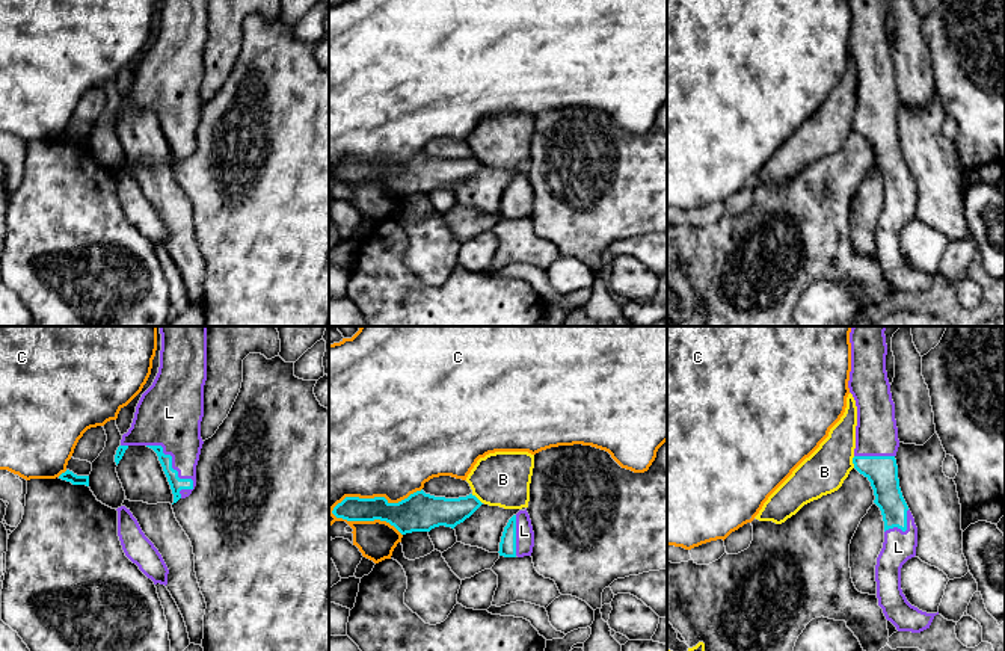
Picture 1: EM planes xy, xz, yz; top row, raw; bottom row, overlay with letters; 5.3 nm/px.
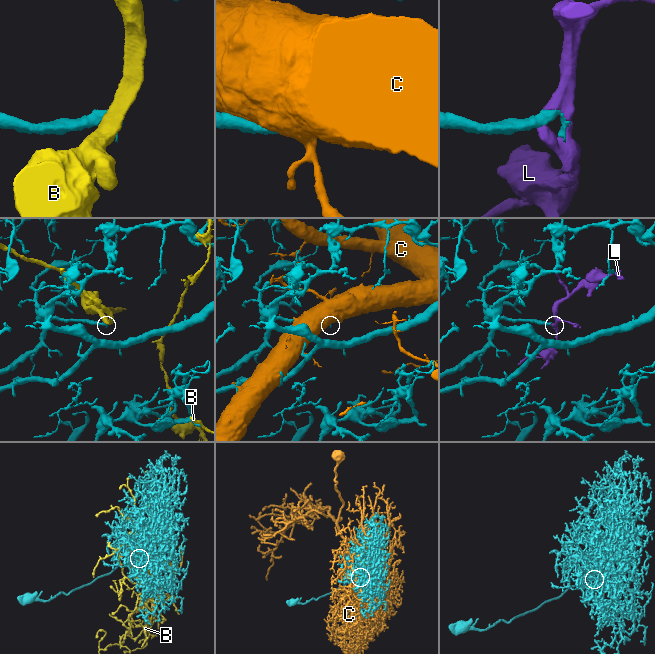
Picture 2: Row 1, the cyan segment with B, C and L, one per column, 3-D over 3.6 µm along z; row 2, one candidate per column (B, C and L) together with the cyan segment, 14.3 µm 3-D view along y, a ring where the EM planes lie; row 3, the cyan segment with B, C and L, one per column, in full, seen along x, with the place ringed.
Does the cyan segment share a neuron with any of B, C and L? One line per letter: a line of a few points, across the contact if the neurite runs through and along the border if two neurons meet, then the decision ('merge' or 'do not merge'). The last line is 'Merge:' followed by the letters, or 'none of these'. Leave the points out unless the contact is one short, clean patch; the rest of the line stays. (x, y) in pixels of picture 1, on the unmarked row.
B: do not merge
C: do not merge
L: merge
Merge: L

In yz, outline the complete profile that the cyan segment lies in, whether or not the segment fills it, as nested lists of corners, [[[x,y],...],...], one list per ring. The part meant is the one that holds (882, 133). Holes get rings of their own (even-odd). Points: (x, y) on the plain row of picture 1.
[[[850,0],[851,33],[848,50],[857,68],[856,110],[853,125],[863,136],[874,151],[874,165],[880,169],[884,183],[884,204],[877,219],[875,243],[878,267],[887,282],[898,293],[920,295],[930,290],[937,275],[927,275],[911,267],[901,251],[901,230],[916,218],[917,189],[902,159],[898,140],[896,113],[899,109],[898,89],[895,82],[895,65],[886,33],[887,6],[886,0]]]

